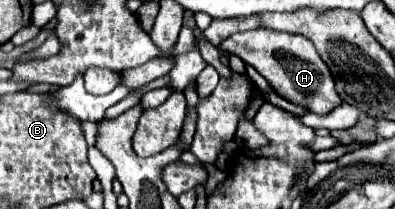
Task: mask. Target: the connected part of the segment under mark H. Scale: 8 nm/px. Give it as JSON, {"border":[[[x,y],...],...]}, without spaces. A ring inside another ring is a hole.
{"border":[[[258,28],[228,36],[218,44],[218,50],[222,54],[240,56],[246,64],[252,64],[268,80],[274,92],[296,104],[306,106],[310,112],[326,114],[336,106],[340,106],[340,96],[334,90],[334,80],[330,76],[330,70],[326,68],[316,48],[310,44],[310,40],[304,40],[304,36]]]}

